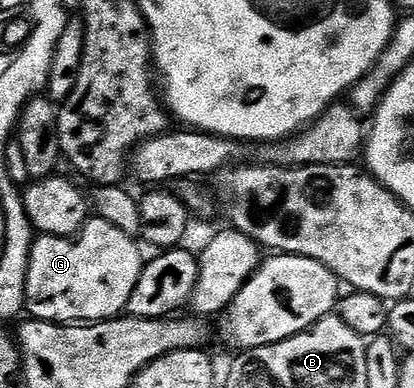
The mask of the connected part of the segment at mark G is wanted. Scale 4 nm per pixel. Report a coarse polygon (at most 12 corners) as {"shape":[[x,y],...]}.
{"shape":[[87,219],[39,235],[25,311],[53,324],[121,317],[137,243]]}

